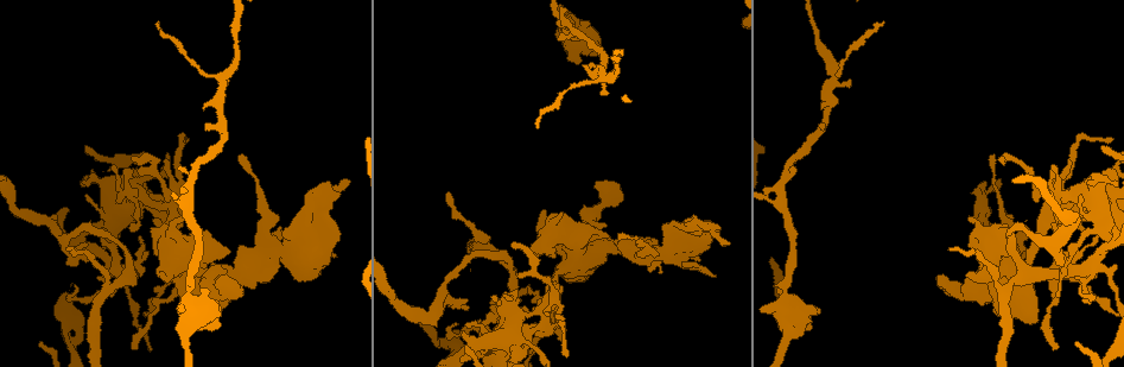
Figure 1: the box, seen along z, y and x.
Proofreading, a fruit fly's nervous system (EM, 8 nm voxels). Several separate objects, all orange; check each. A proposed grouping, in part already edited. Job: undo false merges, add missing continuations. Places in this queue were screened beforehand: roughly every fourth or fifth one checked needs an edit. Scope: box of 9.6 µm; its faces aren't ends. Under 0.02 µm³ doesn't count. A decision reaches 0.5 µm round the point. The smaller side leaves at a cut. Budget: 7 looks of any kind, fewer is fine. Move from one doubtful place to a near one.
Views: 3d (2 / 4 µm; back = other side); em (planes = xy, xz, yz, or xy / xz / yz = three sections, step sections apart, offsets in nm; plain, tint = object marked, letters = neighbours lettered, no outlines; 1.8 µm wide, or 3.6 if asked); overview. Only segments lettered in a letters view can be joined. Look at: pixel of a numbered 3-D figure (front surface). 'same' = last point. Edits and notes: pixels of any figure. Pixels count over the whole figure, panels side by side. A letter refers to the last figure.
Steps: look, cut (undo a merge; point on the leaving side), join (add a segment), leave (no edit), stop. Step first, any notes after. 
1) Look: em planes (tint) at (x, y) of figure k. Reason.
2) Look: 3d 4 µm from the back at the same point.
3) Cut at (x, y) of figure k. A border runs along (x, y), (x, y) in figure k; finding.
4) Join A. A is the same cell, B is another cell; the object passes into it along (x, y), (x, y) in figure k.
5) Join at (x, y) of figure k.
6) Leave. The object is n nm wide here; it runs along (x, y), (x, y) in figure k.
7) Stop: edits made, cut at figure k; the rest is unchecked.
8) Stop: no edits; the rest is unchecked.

Look: 3d 2 µm at (40, 341) of figure 1. An open end.

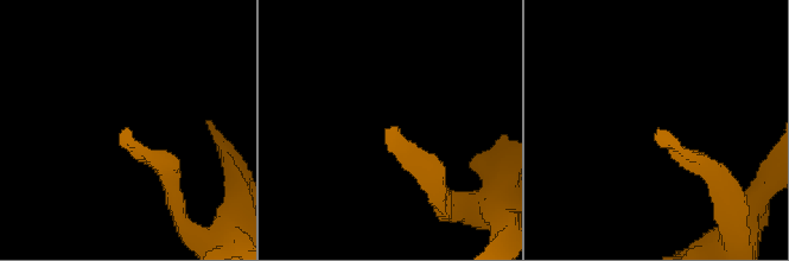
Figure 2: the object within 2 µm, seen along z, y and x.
Look: em xy step 4 (tint) at (391, 129) of figure 2. Need the tissue.

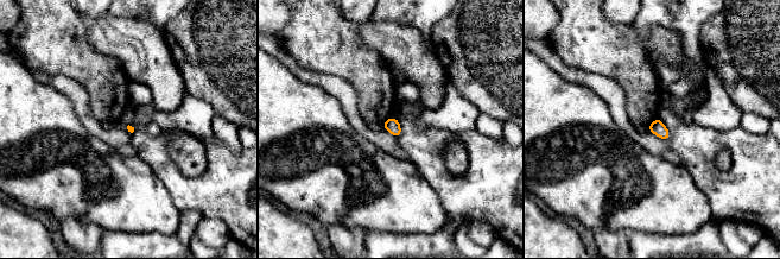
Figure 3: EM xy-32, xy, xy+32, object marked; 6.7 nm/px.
Look: em planes (letters) at the same point. Another direction.

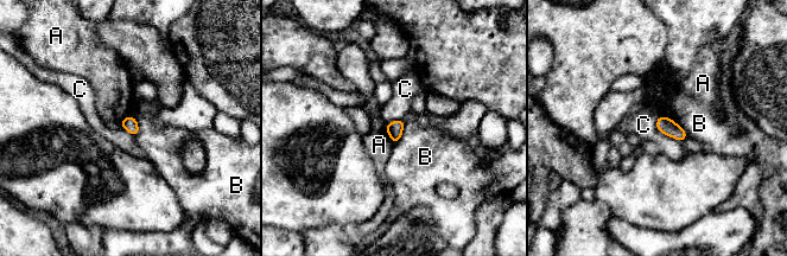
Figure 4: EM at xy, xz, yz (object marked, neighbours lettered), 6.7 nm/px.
Leave. A, B and C are other cells; no lettered segment goes on from it.

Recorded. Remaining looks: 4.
Look: 3d 4 µm at (107, 223) of figure 1. Sudden change in width.

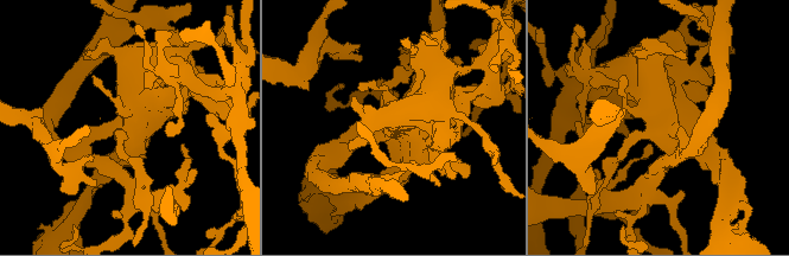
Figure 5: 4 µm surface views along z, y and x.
Look: em 3.6 µm xy step 8 (tint) at (665, 124) of figure 5. Shape alone is not enough.

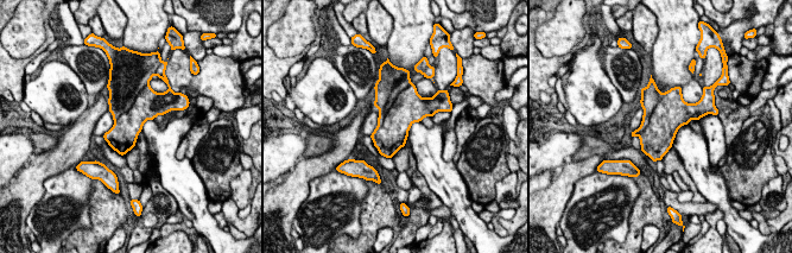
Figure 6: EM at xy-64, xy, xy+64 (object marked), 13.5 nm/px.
Look: em 3.6 µm xy step 8 (letters) at the same point. What lies round it.

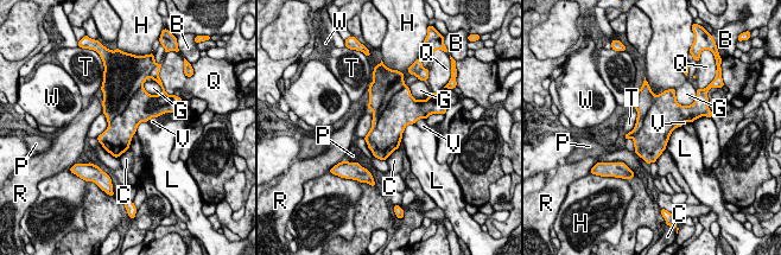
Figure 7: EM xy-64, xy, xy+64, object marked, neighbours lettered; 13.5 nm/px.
Cut at (402, 109) of figure 7. The longest contact is with H, 460 nm; B, C, G, H, L, P, Q, R, T, V and W are other cells; a second cell is stuck on.

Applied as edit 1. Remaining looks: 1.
Look: em xy step 16 (letters) at (729, 244) of figure 1. Free end.

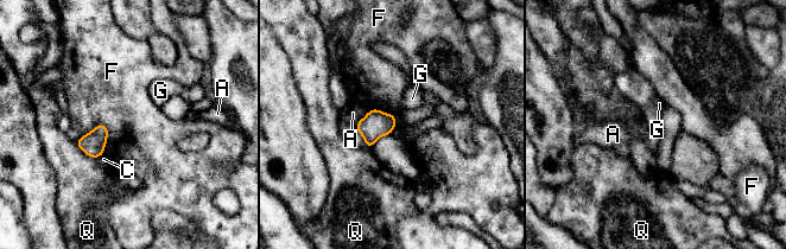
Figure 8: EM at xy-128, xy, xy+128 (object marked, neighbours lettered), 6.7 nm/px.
Leave. The longest contact is with F, 220 nm; A, C, F, G and Q are other cells; no lettered segment goes on from it.

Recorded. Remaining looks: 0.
Stop: edits made, cut at figure 7; the rest is unchecked.

